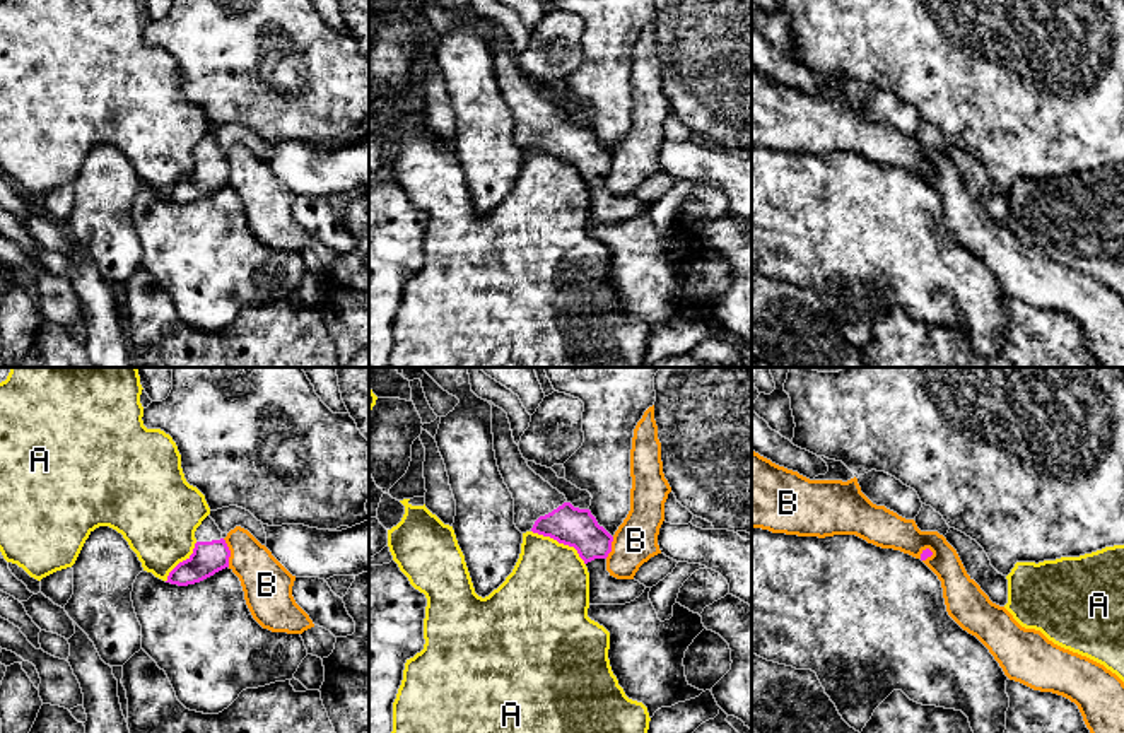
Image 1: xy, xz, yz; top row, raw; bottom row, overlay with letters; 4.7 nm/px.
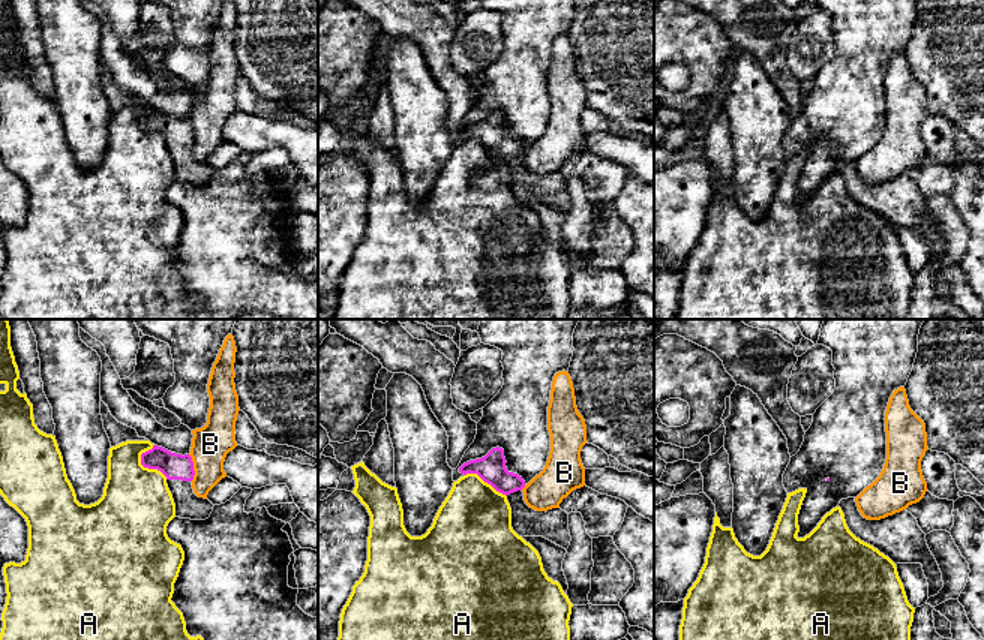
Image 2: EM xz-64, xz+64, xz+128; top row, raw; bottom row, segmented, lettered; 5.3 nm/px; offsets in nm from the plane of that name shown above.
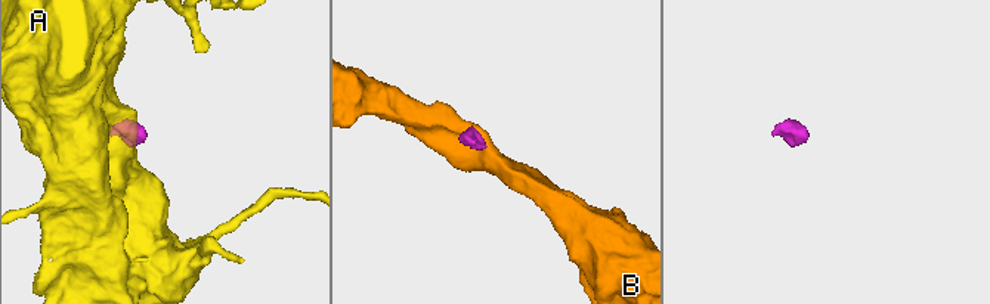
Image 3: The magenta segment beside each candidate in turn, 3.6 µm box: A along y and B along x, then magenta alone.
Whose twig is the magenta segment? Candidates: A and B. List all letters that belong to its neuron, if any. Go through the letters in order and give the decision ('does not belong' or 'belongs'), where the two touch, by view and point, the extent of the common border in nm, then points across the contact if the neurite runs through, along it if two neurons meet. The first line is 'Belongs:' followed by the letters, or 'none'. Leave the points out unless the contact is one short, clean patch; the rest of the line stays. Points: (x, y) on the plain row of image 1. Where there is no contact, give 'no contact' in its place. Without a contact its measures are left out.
Belongs: none
A: does not belong; meets magenta in xz at (561, 159); contact 300 nm long; border along xz (532, 147), (571, 163), (585, 181)
B: does not belong; meets magenta in xy at (229, 170); contact 140 nm long; border along xy (222, 156), (229, 168), (229, 183)

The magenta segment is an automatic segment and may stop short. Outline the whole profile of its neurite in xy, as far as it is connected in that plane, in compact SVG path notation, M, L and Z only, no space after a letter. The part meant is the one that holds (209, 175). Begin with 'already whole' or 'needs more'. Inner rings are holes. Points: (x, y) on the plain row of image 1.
needs more; M210 133L196 145L195 155L193 171L169 190L166 200L188 203L229 185L231 167Z

